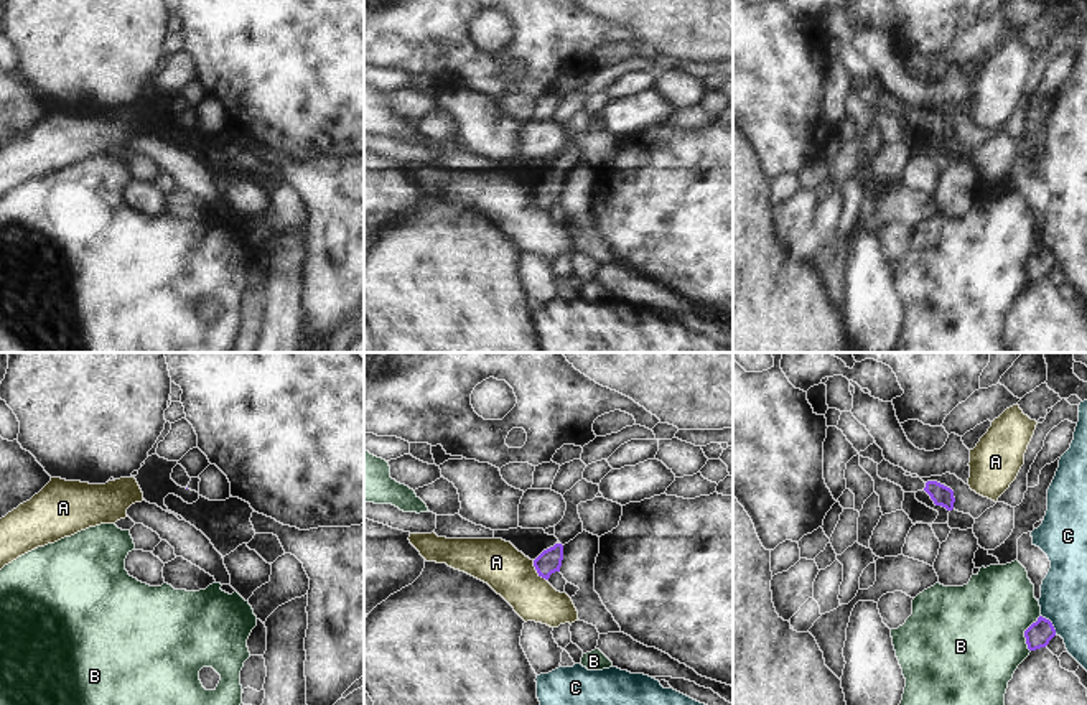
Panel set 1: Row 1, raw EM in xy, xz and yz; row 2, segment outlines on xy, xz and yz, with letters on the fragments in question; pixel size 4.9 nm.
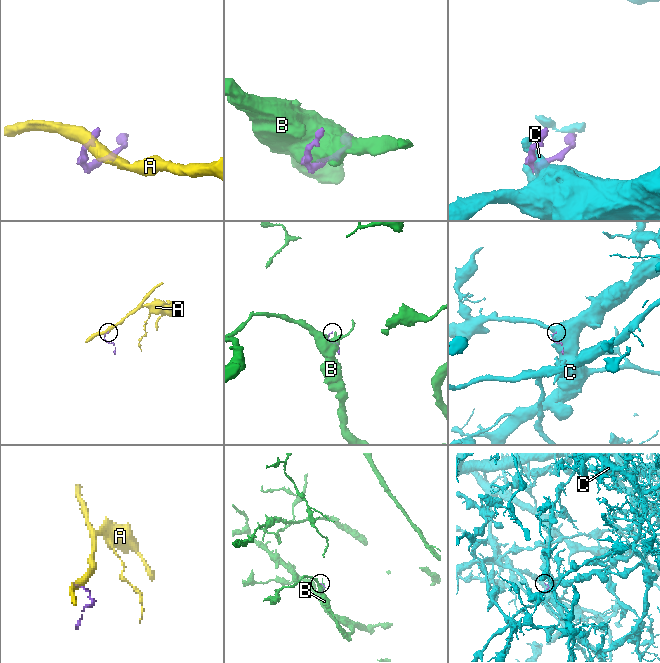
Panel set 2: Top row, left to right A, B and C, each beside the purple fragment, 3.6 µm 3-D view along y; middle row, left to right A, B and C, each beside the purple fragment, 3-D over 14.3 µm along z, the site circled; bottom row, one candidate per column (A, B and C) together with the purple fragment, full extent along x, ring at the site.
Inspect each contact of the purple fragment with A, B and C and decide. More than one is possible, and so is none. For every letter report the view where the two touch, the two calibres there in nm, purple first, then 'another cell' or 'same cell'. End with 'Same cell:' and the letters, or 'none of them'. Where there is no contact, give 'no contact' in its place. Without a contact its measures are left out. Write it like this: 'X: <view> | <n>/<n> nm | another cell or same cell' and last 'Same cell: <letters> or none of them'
A: xz | 120/220 nm | another cell
B: yz | 120/500 nm | another cell
C: yz | 120/220 nm | another cell
Same cell: none of them

